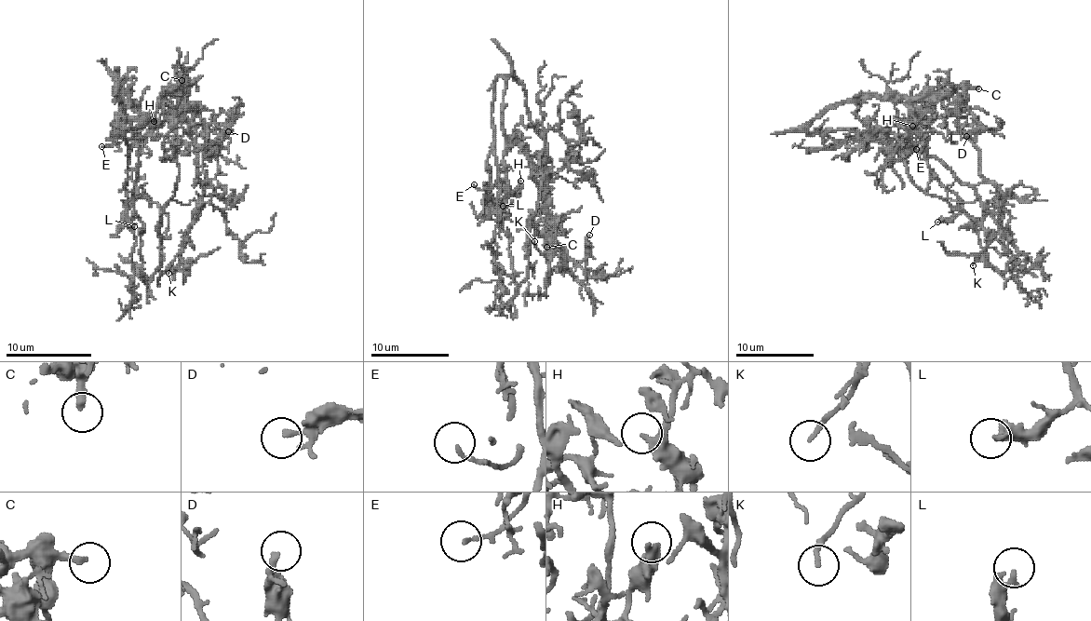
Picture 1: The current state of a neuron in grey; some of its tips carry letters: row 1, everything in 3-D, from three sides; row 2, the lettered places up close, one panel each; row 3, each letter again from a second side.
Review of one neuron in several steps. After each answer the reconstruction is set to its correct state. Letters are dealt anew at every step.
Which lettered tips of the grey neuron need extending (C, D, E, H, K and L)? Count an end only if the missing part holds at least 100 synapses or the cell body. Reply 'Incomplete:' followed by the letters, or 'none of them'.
Incomplete: C

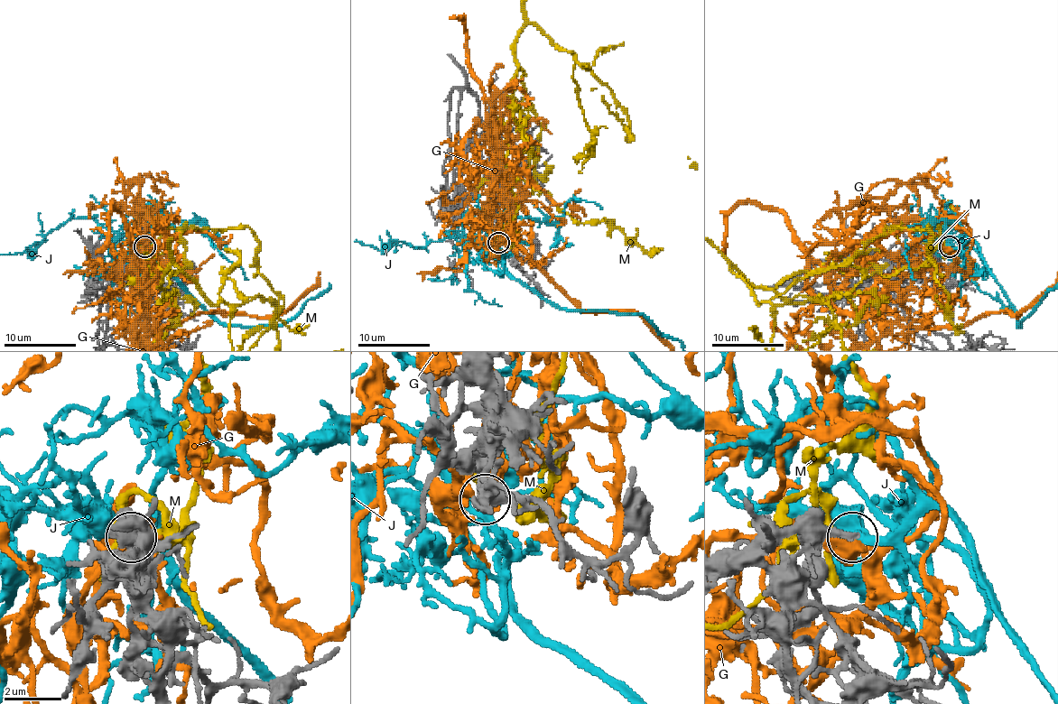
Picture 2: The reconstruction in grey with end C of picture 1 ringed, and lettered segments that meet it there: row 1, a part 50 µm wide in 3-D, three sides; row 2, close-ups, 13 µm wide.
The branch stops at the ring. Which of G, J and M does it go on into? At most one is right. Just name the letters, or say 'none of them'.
J

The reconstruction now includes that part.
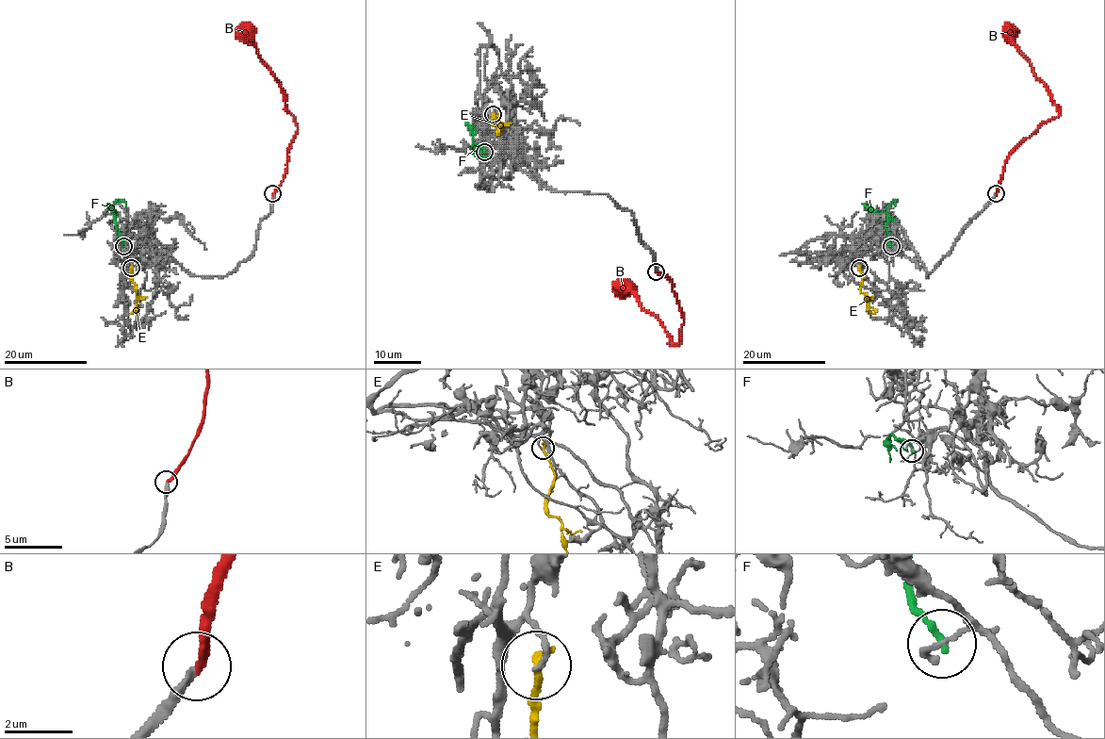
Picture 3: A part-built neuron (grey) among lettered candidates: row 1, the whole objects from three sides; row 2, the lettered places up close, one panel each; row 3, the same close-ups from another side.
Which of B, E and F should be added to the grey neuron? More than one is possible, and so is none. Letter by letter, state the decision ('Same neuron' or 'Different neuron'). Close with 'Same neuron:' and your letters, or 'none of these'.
B: Same neuron
E: Different neuron
F: Different neuron
Same neuron: B

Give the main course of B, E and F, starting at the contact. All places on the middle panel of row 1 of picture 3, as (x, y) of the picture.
B: (656, 271), (670, 280), (679, 304), (683, 318), (677, 344), (626, 282), (618, 284)
E: (493, 114), (493, 119), (498, 116), (498, 129)
F: (484, 152), (477, 144), (472, 147), (480, 157), (488, 156)

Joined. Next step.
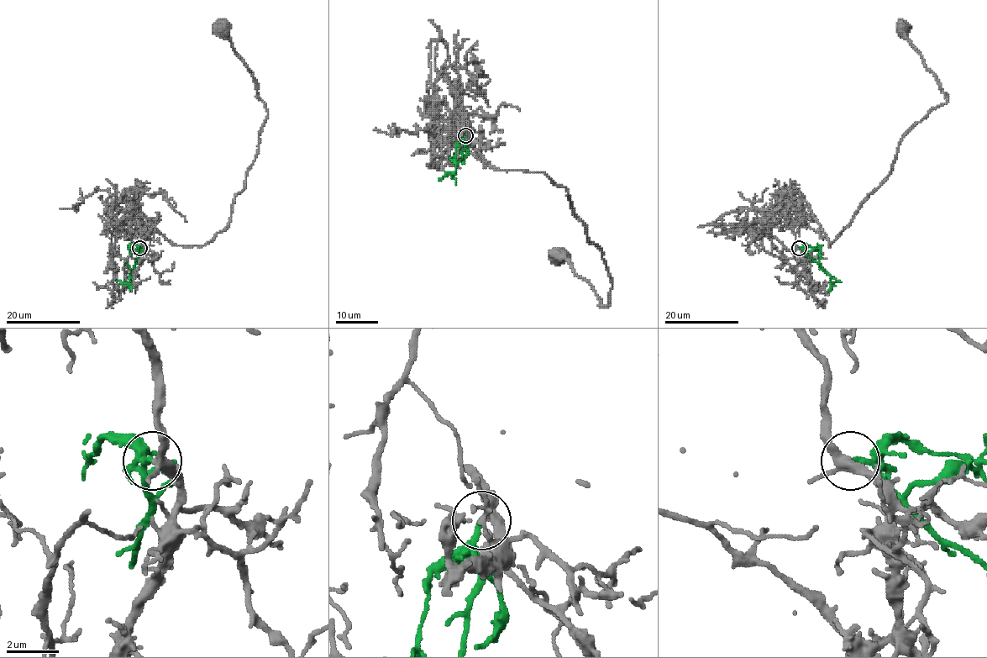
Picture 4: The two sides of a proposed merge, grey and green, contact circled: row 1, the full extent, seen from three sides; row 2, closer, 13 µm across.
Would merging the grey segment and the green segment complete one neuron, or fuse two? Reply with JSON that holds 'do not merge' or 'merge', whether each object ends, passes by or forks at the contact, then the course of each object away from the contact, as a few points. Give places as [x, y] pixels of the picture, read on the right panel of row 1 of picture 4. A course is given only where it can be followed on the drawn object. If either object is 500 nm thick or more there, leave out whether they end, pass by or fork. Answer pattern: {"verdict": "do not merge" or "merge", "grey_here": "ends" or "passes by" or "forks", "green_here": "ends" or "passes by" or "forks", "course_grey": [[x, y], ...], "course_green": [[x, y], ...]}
{"verdict": "merge", "grey_here": "forks", "green_here": "ends", "course_grey": [[798, 247], [783, 207], [805, 202], [830, 245], [891, 170], [900, 139], [947, 98], [902, 29]], "course_green": [[798, 247], [829, 275], [831, 282], [837, 281]]}

